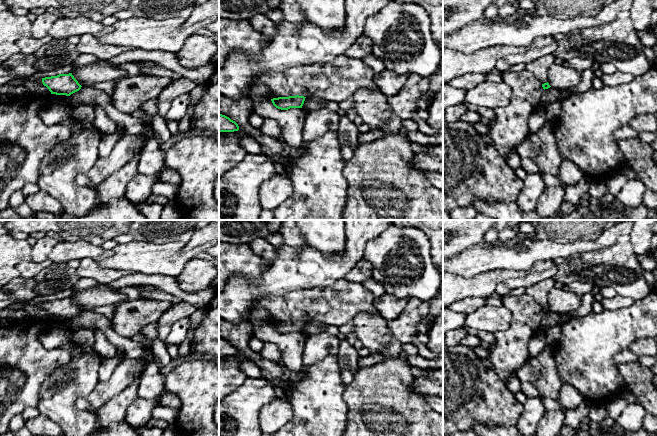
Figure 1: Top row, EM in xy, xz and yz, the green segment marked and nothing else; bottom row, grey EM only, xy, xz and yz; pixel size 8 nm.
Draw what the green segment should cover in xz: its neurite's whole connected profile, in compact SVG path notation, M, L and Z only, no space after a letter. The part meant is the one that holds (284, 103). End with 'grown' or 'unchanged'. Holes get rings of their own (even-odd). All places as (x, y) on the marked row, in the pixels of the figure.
M289 96L289 97L278 97L271 99L273 105L281 110L288 110L290 108L302 108L304 101L304 96Z; unchanged

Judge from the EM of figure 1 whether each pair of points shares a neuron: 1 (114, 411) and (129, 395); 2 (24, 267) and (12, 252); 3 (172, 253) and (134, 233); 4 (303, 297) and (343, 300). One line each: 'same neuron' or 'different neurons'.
1: same neuron
2: different neurons
3: different neurons
4: same neuron

